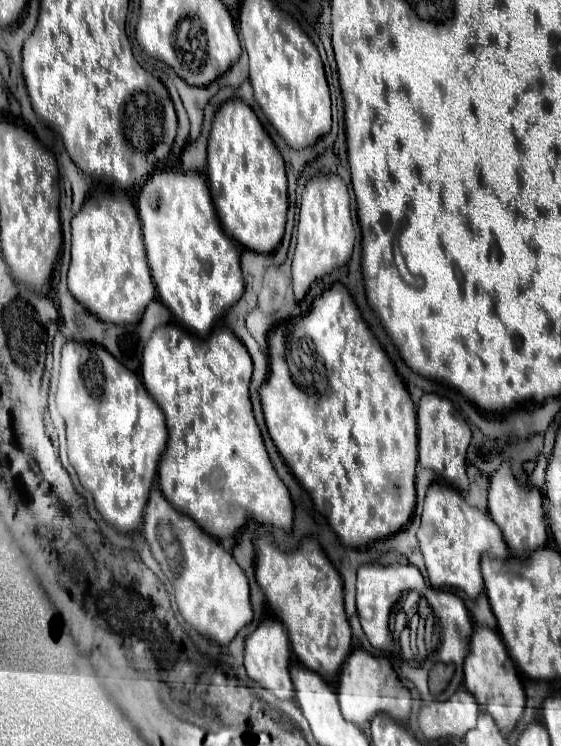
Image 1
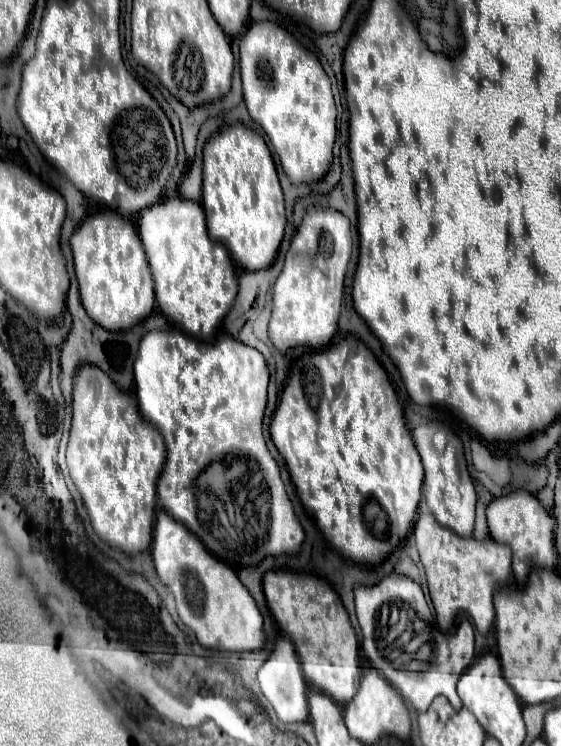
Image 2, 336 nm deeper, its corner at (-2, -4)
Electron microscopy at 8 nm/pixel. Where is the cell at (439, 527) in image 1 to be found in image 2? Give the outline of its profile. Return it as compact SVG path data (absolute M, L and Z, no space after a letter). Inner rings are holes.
M420 510L418 514L414 524L414 540L428 578L428 590L440 628L444 630L444 626L450 626L456 612L466 612L474 620L476 630L480 634L488 634L494 624L494 592L506 588L506 584L510 586L512 582L510 548L490 538L484 542L462 538L456 532L442 528L428 510Z

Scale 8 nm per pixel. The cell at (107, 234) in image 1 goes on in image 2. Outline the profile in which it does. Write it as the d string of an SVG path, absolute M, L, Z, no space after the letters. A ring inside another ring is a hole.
M114 210L86 218L70 238L74 270L80 284L80 298L86 314L110 332L128 330L144 320L154 308L154 284L148 270L142 242L132 222Z

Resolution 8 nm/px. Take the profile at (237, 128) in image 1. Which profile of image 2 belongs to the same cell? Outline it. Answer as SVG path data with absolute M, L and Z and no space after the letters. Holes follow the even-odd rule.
M236 124L216 132L204 146L202 208L212 240L226 244L230 256L246 270L262 270L274 262L284 238L284 198L274 160L264 138Z

